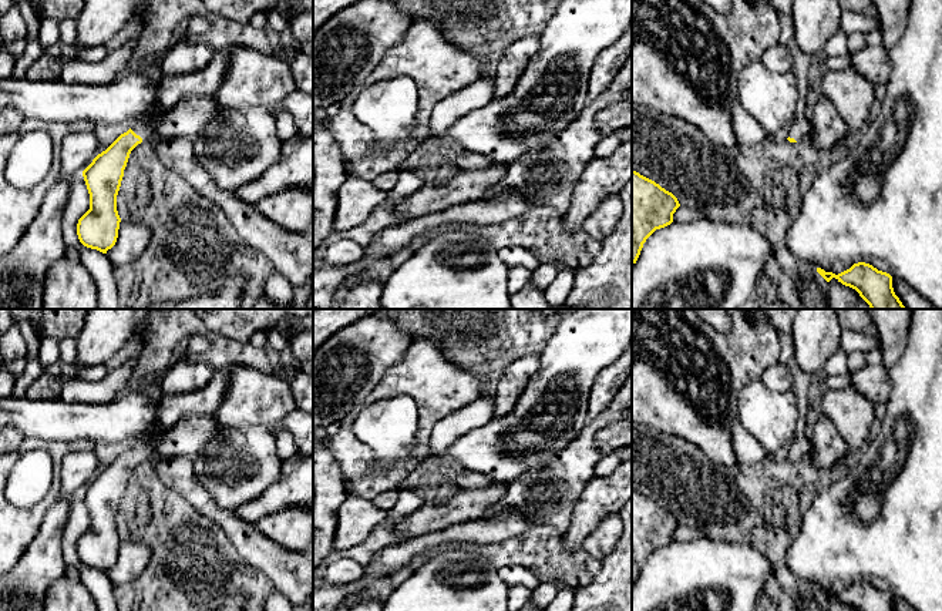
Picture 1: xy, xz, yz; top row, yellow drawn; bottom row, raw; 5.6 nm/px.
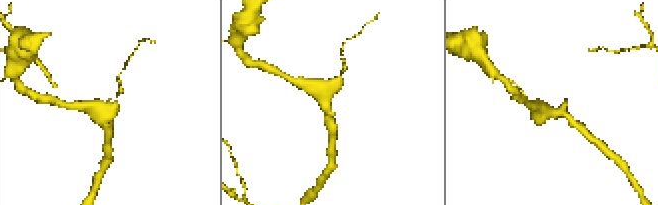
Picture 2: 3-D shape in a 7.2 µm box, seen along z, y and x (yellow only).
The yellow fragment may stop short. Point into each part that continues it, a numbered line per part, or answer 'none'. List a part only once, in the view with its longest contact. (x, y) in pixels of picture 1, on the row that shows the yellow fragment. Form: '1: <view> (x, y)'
1: xy (143, 128)

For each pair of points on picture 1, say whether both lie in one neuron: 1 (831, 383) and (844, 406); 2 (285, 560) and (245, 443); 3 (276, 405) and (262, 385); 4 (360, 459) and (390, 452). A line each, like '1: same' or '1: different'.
1: different
2: different
3: same
4: different

